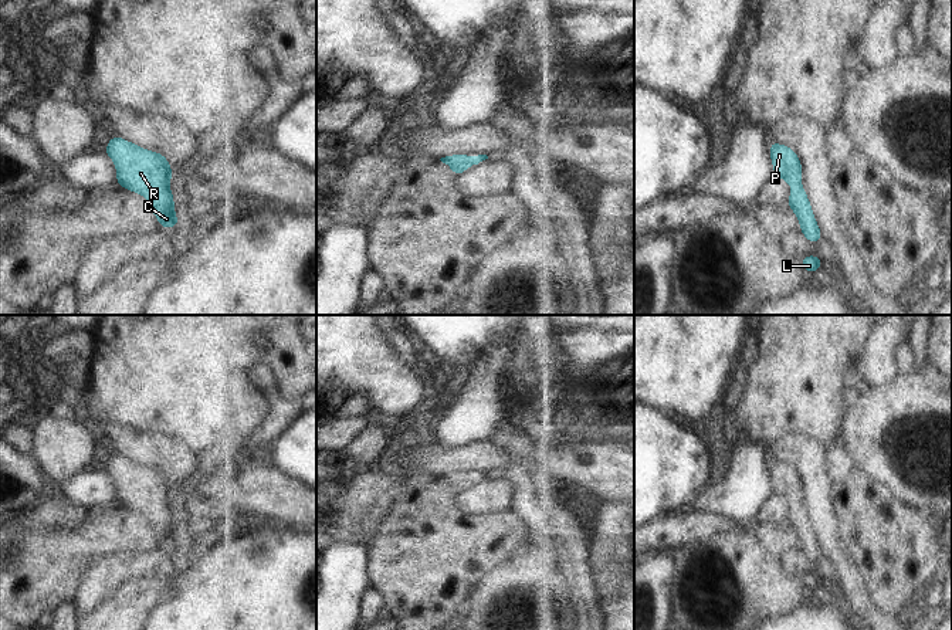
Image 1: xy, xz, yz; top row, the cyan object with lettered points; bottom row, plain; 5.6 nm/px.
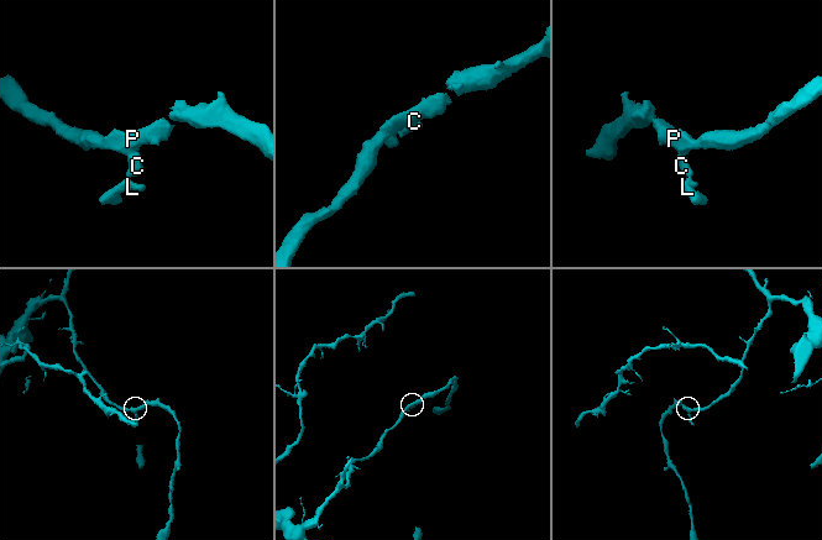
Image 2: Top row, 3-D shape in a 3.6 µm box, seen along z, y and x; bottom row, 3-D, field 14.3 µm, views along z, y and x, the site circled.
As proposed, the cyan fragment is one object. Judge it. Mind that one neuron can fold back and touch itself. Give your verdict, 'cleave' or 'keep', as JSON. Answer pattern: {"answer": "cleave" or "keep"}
{"answer": "keep"}

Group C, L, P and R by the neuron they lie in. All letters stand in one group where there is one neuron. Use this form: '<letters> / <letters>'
C L P R

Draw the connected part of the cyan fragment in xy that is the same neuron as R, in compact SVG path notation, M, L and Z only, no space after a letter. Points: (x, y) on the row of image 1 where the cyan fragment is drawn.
M112 135L102 149L115 165L116 184L146 197L160 228L179 227L175 197L167 186L175 172L167 158Z

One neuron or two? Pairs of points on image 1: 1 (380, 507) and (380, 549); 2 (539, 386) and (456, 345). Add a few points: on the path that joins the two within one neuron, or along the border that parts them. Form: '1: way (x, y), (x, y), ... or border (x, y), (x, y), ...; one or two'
1: border (399, 493), (371, 537), (368, 552); two
2: way (525, 358), (524, 339), (514, 329), (484, 329); one

